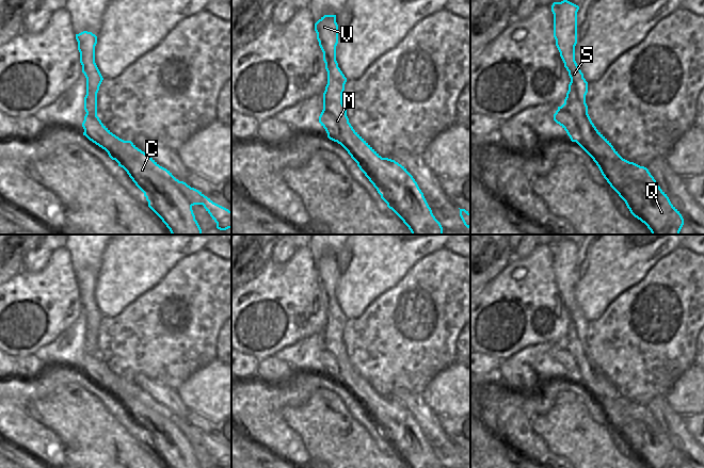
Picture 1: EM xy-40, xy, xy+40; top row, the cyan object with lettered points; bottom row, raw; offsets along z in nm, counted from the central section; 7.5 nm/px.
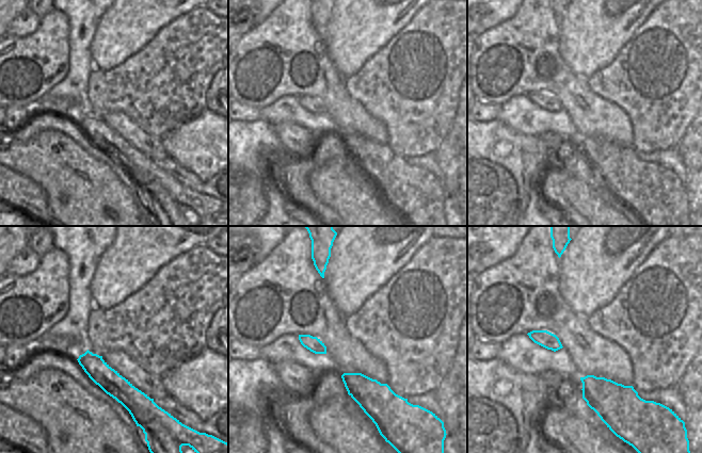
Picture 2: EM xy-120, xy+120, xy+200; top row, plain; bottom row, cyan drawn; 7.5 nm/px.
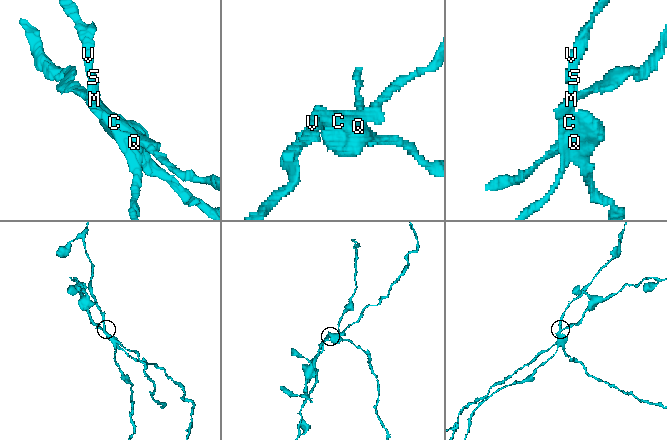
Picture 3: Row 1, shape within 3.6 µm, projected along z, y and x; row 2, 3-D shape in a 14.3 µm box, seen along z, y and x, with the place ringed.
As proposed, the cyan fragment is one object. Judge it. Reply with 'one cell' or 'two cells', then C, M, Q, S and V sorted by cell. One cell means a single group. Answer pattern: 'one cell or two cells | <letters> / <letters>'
two cells | C M S V / Q

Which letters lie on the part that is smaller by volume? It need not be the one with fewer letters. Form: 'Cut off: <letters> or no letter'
Cut off: Q

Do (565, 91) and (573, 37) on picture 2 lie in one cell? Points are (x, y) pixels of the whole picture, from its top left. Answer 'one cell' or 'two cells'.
two cells

